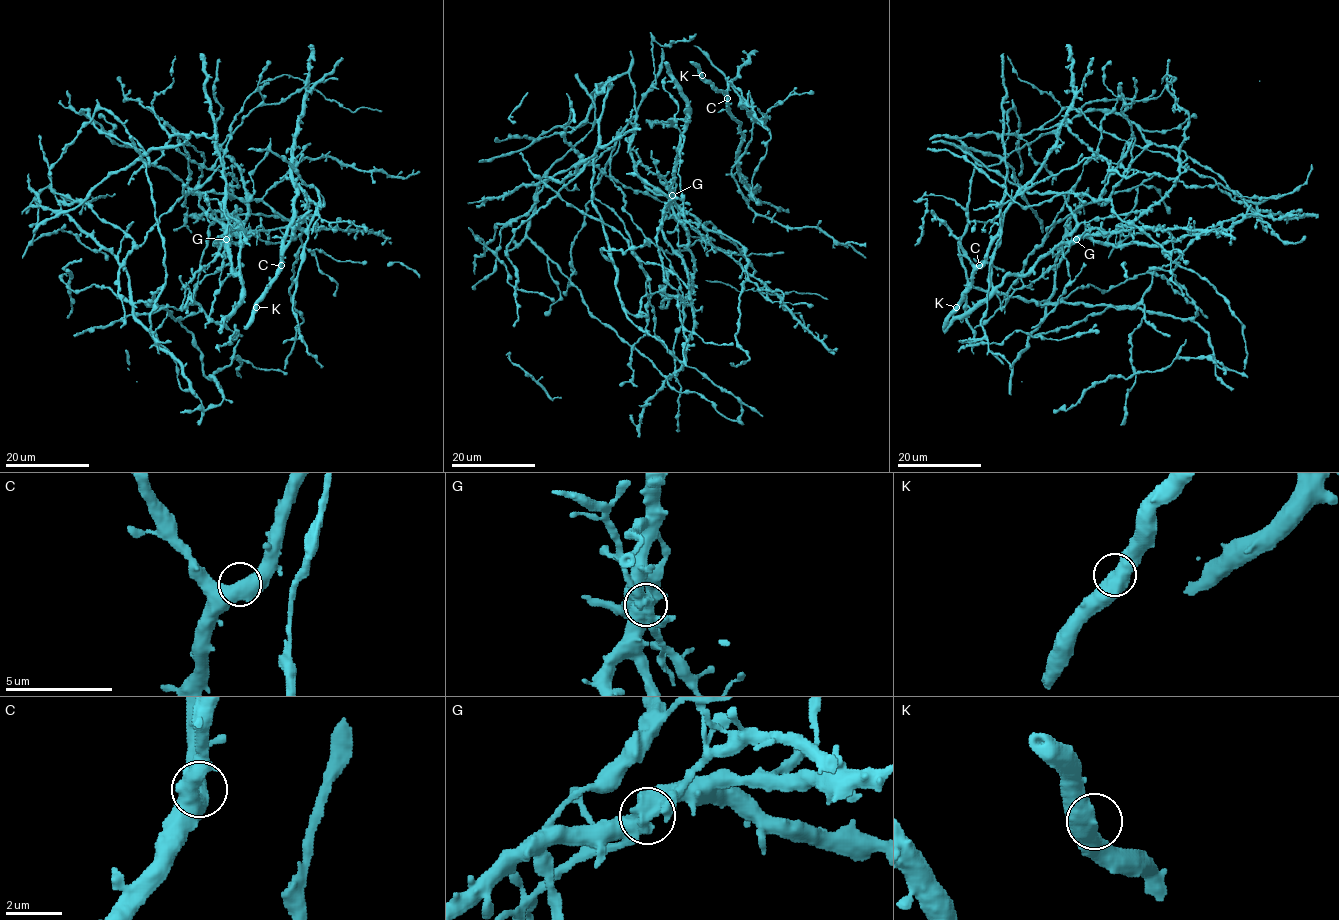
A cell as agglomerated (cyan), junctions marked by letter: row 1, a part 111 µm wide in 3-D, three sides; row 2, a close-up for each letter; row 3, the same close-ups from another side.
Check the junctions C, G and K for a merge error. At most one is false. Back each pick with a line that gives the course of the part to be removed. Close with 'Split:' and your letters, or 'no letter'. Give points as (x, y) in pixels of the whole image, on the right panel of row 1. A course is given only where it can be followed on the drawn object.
Split: G

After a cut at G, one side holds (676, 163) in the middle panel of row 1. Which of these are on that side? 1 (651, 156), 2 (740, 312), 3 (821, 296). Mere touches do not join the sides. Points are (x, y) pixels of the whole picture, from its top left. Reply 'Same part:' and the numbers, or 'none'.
Same part: 1, 2

